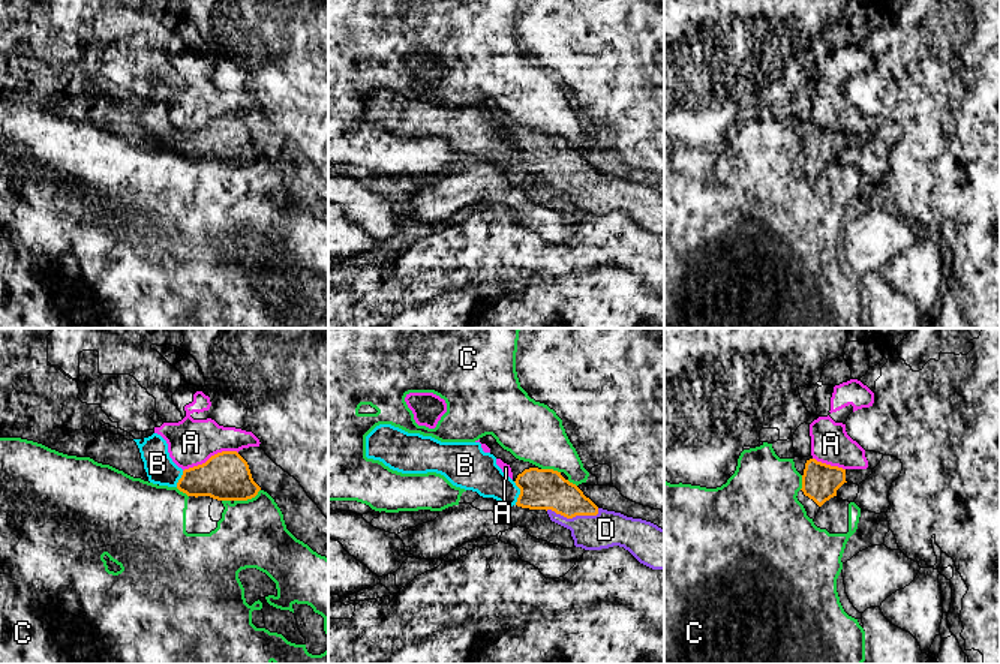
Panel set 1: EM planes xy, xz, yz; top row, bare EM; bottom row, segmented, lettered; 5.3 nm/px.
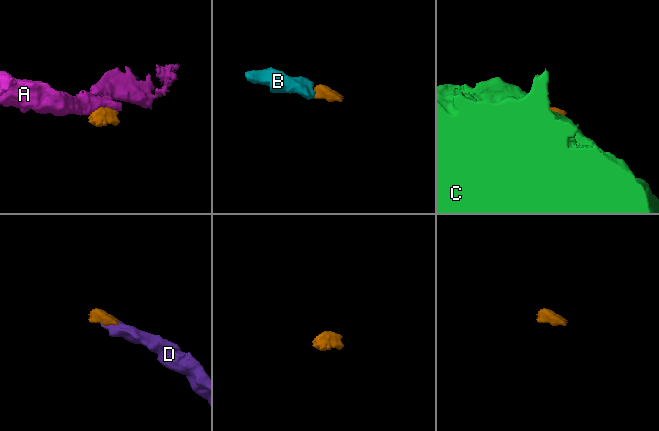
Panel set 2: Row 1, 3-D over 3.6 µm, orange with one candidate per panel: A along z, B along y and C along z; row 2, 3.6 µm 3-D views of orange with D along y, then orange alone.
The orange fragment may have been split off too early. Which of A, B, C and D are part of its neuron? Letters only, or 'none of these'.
B, D

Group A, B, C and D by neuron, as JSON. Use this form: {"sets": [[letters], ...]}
{"sets": [["A"], ["B", "D"], ["C"]]}

